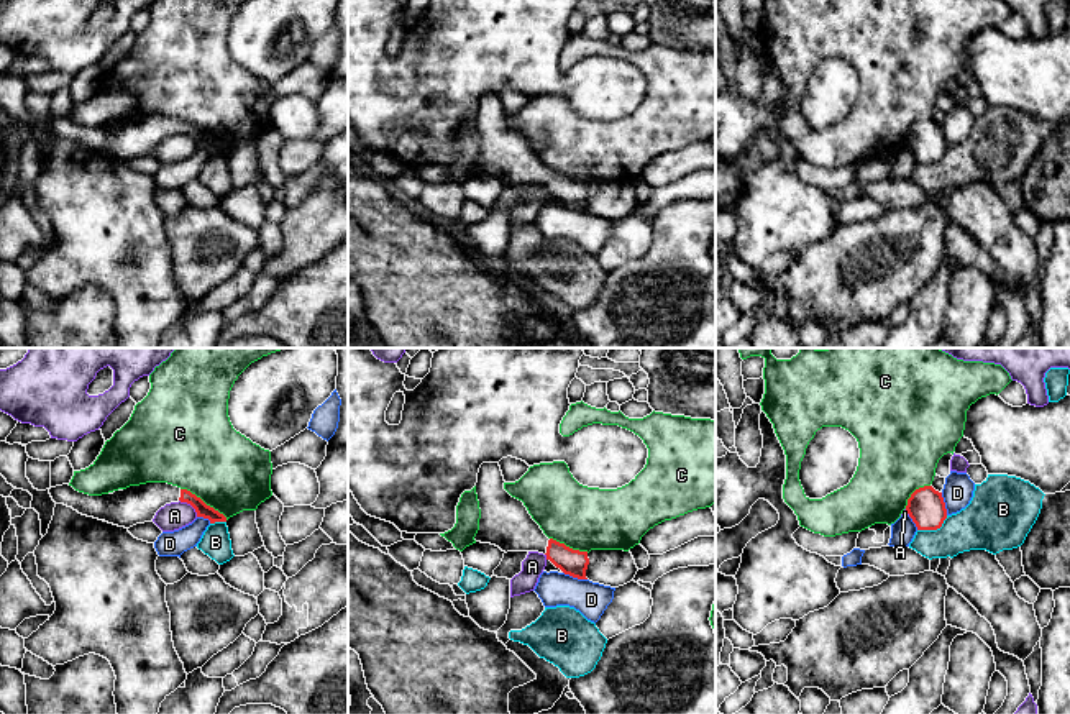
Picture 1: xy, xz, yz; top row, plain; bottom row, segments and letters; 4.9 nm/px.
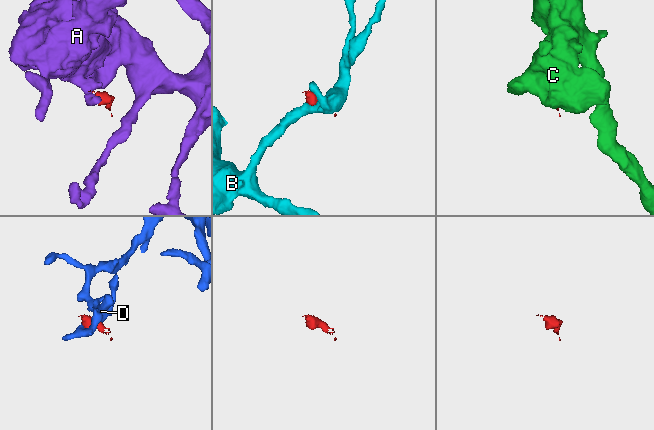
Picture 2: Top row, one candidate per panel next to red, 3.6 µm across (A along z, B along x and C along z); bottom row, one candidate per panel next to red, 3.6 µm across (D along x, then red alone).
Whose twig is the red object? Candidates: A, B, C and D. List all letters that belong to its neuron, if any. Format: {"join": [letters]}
{"join": []}

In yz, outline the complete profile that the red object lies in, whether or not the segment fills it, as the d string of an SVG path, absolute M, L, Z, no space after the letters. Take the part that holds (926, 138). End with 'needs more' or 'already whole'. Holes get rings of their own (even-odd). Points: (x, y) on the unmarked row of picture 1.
M932 118L916 121L908 131L906 143L917 162L937 162L947 151L942 125Z; already whole

